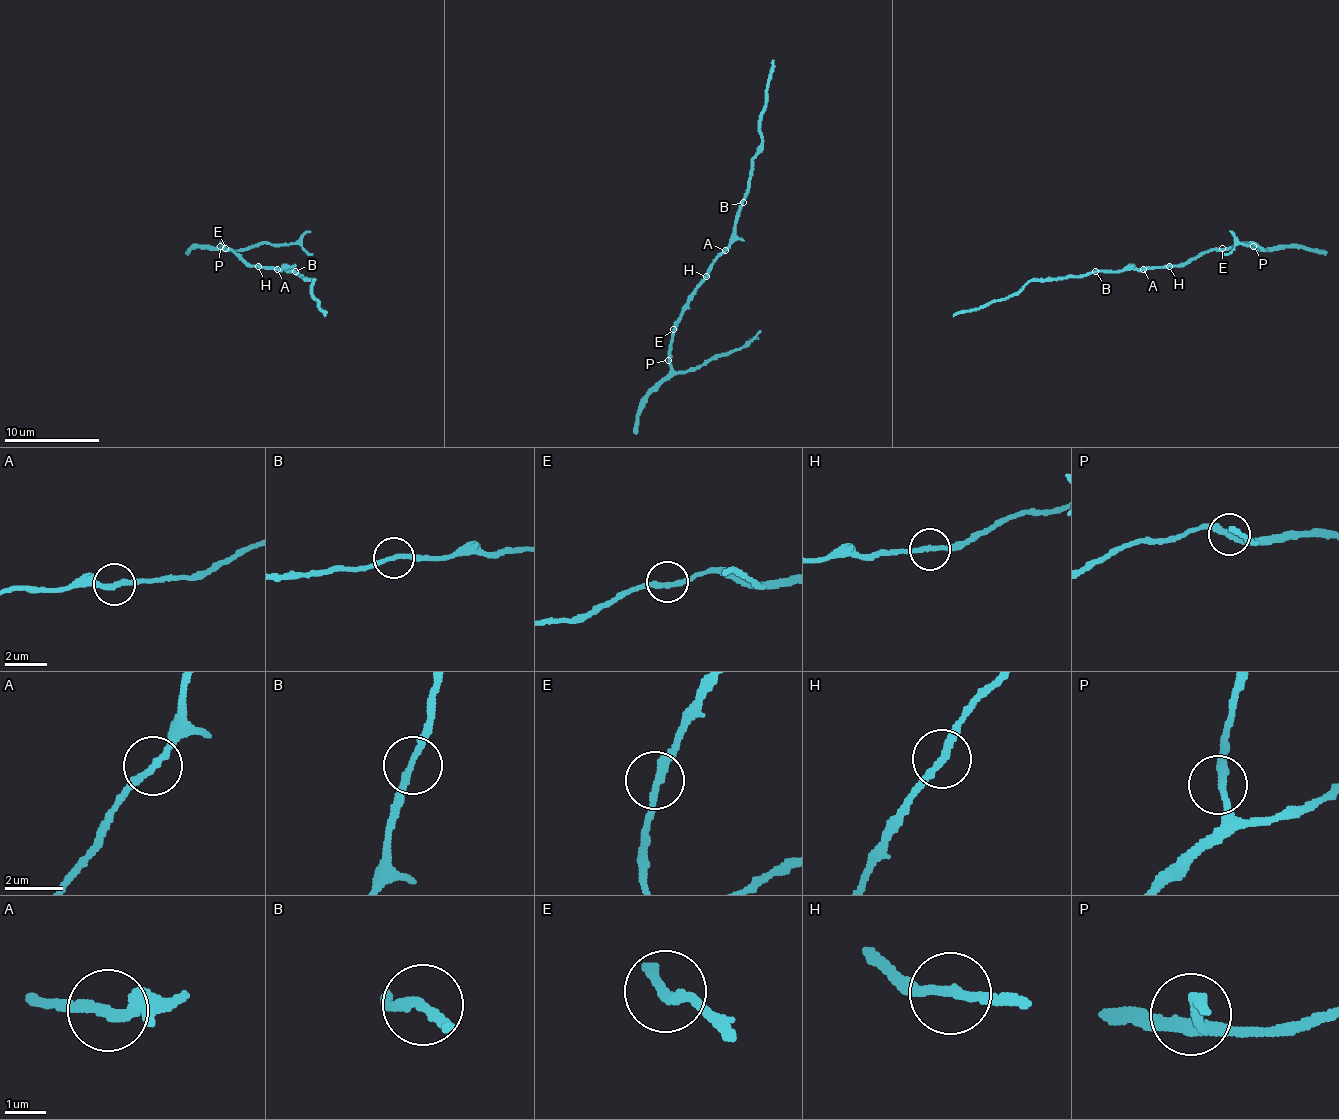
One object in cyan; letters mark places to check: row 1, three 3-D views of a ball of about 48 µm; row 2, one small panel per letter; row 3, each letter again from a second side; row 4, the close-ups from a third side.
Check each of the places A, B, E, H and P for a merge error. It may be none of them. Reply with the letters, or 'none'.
B

